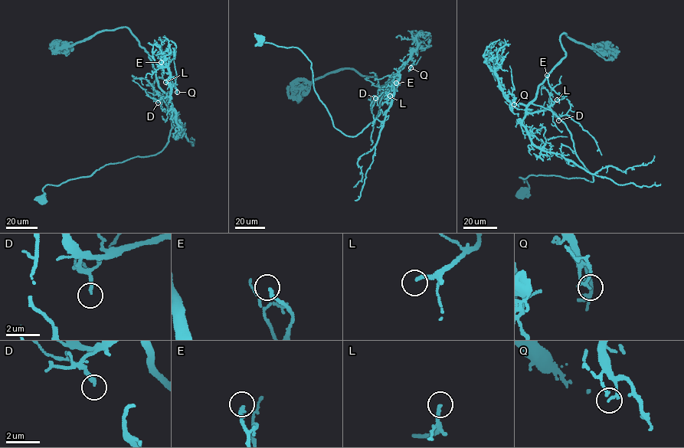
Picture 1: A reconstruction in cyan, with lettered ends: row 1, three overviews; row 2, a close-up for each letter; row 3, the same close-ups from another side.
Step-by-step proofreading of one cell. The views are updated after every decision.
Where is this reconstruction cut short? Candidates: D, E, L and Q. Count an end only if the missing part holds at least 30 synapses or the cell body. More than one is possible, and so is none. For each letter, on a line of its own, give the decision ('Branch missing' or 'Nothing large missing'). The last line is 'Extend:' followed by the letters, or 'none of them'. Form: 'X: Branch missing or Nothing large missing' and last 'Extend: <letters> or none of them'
D: Nothing large missing
E: Nothing large missing
L: Branch missing
Q: Nothing large missing
Extend: L

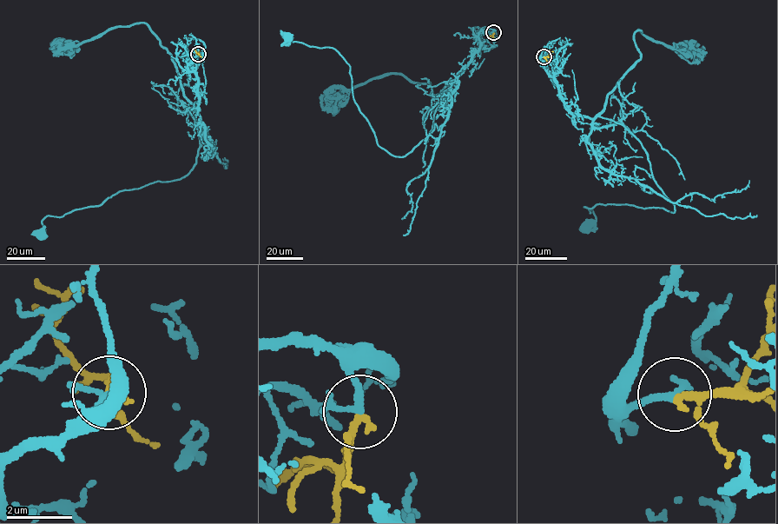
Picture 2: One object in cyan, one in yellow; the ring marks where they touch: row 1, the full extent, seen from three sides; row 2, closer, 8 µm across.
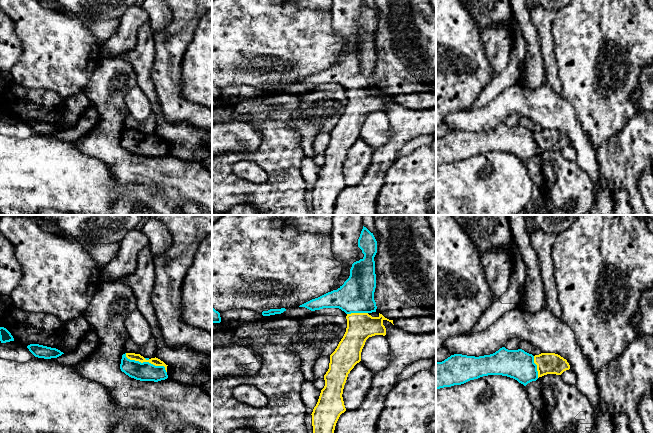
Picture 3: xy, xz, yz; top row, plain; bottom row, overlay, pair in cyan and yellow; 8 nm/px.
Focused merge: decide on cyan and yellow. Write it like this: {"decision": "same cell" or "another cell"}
{"decision": "same cell"}

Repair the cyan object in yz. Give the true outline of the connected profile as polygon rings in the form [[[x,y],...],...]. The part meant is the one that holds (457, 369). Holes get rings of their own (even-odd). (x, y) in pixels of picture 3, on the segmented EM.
[[[502,347],[493,354],[479,357],[454,354],[436,362],[436,390],[488,375],[507,376],[526,386],[544,375],[561,375],[569,369],[567,360],[555,353],[533,356],[522,349]]]

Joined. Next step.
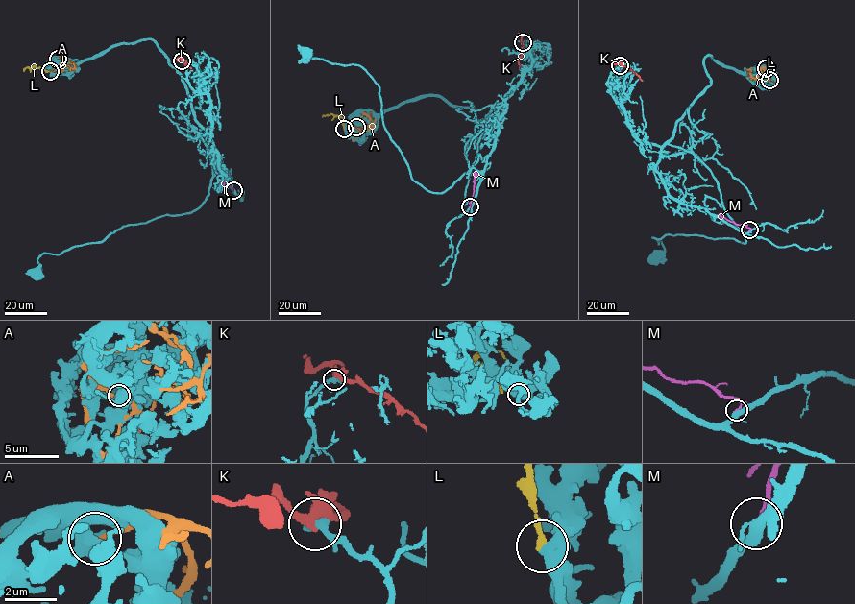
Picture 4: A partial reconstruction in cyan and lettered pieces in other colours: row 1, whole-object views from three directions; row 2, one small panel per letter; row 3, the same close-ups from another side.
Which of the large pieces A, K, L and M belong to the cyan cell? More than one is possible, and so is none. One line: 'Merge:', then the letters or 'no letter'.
Merge: no letter

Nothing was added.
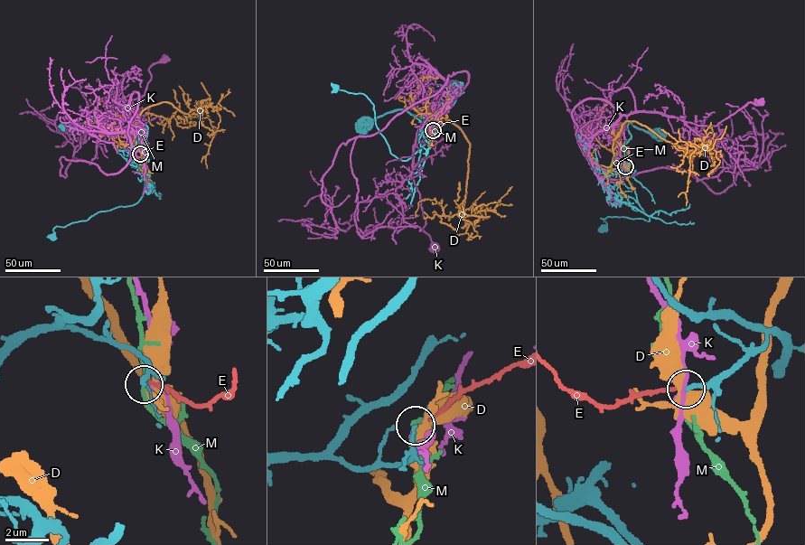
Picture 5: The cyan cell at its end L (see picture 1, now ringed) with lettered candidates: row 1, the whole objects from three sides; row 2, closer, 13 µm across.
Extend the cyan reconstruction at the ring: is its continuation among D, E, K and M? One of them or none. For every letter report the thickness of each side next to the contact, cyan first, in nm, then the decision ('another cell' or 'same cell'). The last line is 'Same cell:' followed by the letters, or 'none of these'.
D: 220/400 nm | another cell
E: 220/140 nm | another cell
K: 220/190 nm | another cell
M: 220/170 nm | another cell
Same cell: none of these

